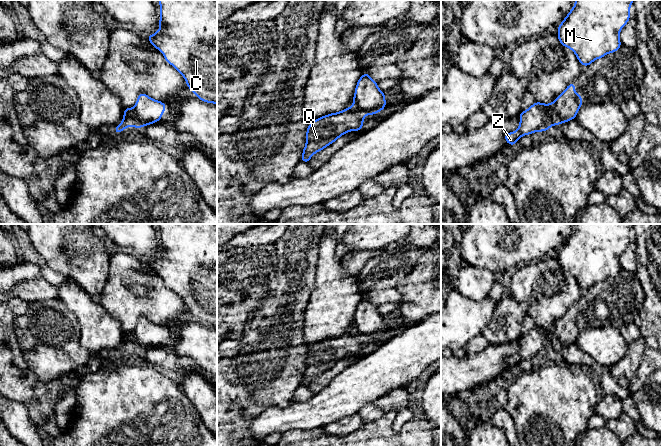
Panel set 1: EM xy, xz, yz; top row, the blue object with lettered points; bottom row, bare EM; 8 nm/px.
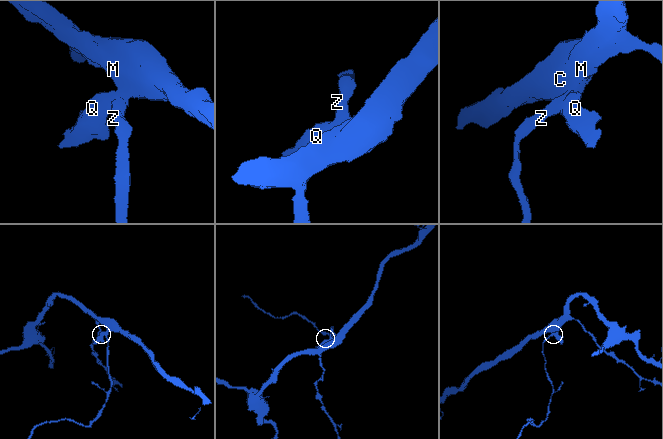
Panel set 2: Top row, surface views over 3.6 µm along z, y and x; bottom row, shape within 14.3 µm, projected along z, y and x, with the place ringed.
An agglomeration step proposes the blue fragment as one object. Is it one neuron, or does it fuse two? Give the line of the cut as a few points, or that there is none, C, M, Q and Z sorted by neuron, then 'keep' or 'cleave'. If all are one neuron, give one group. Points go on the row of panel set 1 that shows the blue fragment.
cut yz (554, 102), (551, 125); groups C M Z / Q; cleave

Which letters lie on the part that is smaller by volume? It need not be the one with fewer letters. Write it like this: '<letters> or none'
Q

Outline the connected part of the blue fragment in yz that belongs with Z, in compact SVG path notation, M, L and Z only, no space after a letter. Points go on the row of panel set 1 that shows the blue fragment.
M535 102L527 110L522 111L519 115L519 128L514 132L509 132L504 135L506 142L512 146L517 144L521 136L531 135L536 131L547 131L552 127L551 115L553 106L554 102L551 104Z

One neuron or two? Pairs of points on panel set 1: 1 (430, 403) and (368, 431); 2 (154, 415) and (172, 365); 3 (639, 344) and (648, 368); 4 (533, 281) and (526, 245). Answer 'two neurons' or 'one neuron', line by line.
1: two neurons
2: two neurons
3: two neurons
4: two neurons

